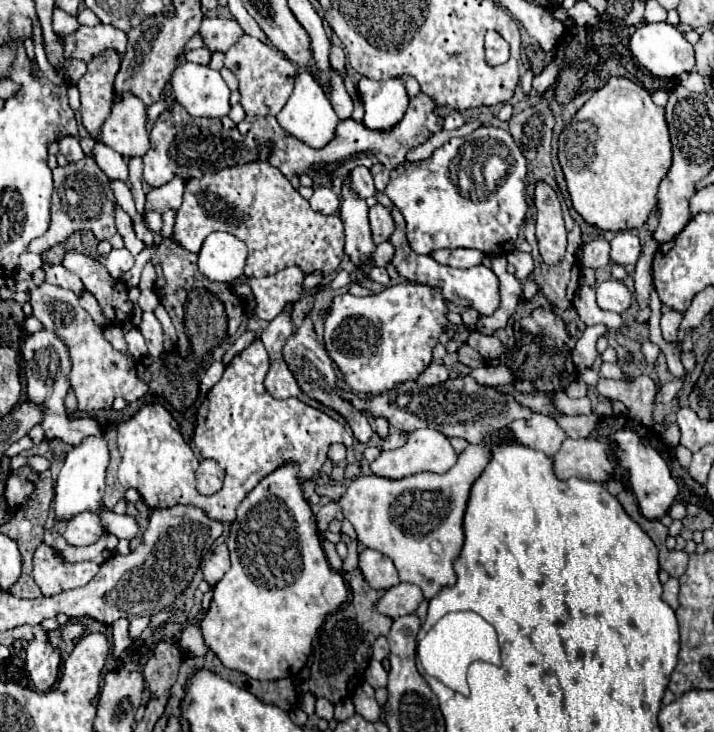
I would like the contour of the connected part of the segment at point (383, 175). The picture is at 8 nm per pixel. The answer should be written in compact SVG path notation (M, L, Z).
M373 165L371 175L373 175L373 181L375 181L375 189L383 191L389 183L389 171L383 165Z

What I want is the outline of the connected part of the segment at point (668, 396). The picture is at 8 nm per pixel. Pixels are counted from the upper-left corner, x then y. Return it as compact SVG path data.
M673 379L669 383L665 383L657 395L657 403L669 403L673 401L673 397L677 395L677 391L683 387L683 379Z

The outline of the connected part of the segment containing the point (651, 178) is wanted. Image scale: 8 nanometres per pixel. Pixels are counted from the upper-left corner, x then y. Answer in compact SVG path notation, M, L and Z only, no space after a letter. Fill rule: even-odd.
M611 77L601 89L593 93L575 118L577 121L561 131L557 151L575 211L585 219L587 225L603 231L643 227L653 205L657 203L659 183L667 175L671 165L671 141L663 107L657 107L641 85L629 79Z

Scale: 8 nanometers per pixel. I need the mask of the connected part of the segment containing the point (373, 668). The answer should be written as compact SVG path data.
M371 661L367 671L365 671L365 681L373 687L373 689L379 689L379 687L387 687L387 671L383 669L383 665L379 661Z

